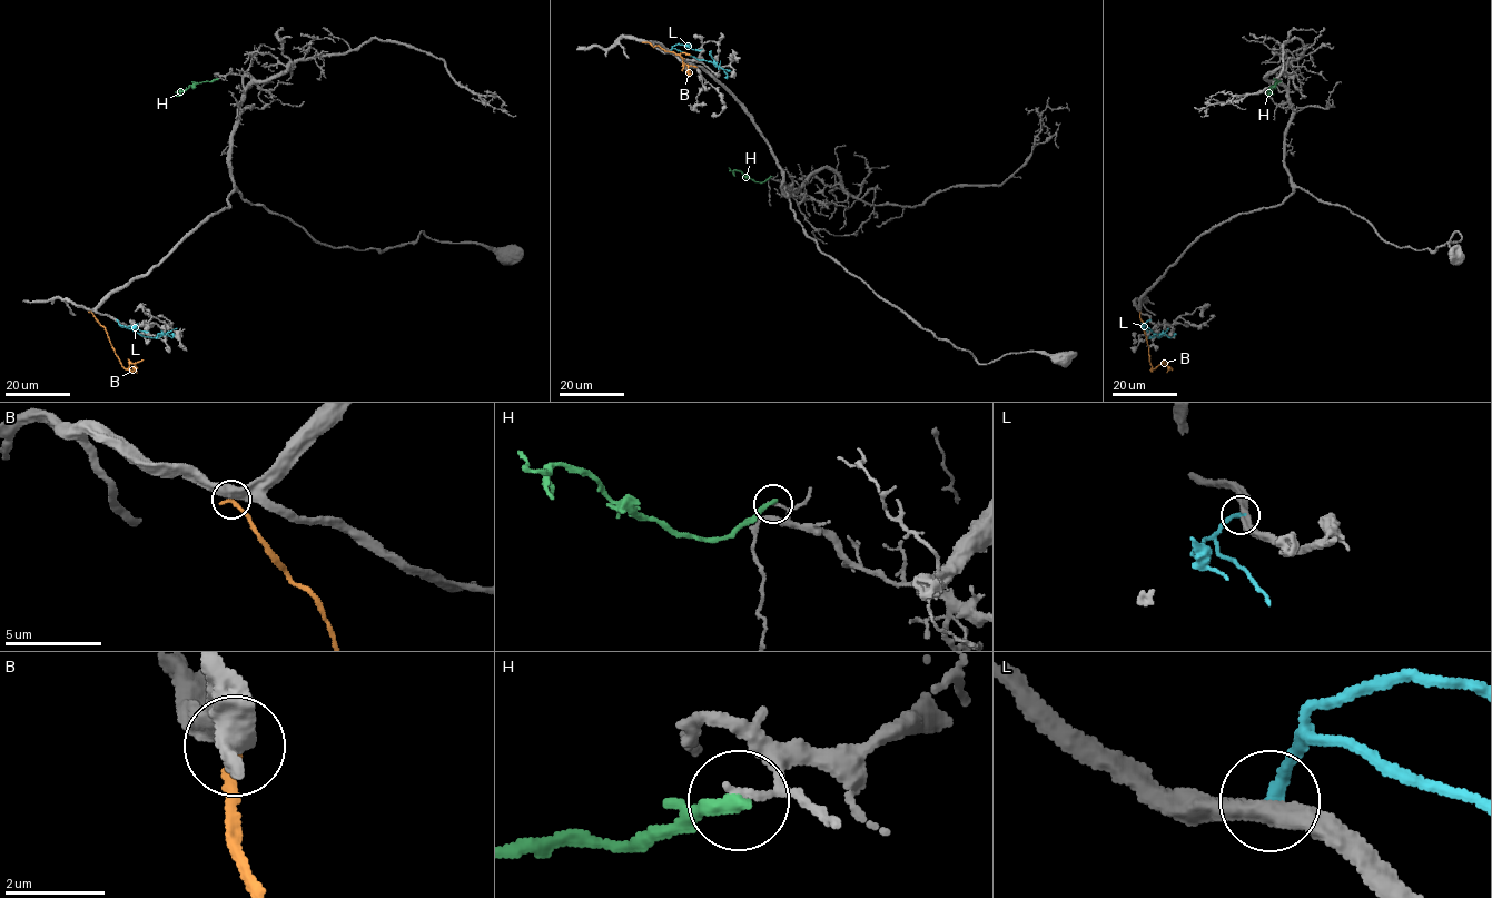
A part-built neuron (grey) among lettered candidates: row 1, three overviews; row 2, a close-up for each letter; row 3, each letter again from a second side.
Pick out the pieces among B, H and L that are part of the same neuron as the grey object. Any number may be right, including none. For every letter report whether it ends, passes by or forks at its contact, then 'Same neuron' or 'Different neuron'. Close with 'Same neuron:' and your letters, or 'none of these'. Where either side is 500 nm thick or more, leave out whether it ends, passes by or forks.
B: Different neuron
H: It ends there. Different neuron
L: It ends there. Different neuron
Same neuron: none of these

